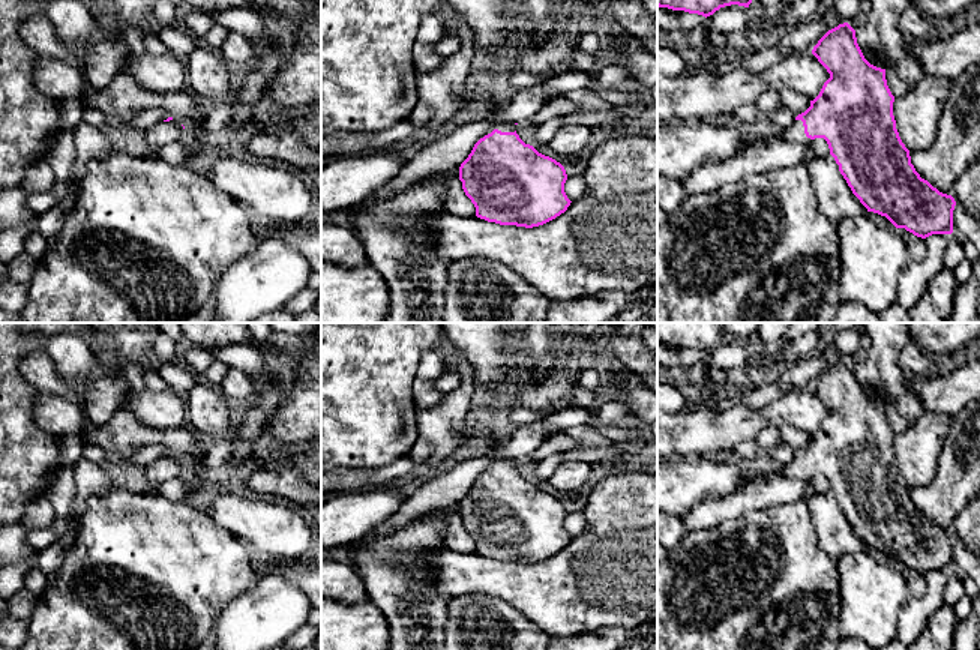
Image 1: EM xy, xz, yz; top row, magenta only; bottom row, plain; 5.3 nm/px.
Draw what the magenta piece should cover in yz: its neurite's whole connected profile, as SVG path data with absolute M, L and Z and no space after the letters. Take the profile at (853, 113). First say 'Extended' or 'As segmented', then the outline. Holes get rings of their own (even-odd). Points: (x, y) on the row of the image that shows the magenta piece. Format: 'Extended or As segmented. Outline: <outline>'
Extended. Outline: M848 23L839 24L818 41L812 54L830 74L819 95L789 128L768 131L759 128L755 135L743 137L740 155L750 144L773 137L806 146L810 146L815 138L824 138L840 174L867 212L885 216L896 228L905 228L921 239L932 234L951 234L956 201L921 179L911 164L909 150L896 129L894 96L887 86L885 69L864 59L855 30Z

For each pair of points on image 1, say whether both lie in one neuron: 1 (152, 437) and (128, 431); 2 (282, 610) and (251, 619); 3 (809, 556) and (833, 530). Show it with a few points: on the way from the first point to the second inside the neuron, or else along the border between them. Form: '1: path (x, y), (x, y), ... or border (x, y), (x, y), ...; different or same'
1: path (146, 436), (134, 436); same
2: path (275, 610), (267, 614), (258, 614); same
3: border (809, 511), (821, 548), (835, 560); different

